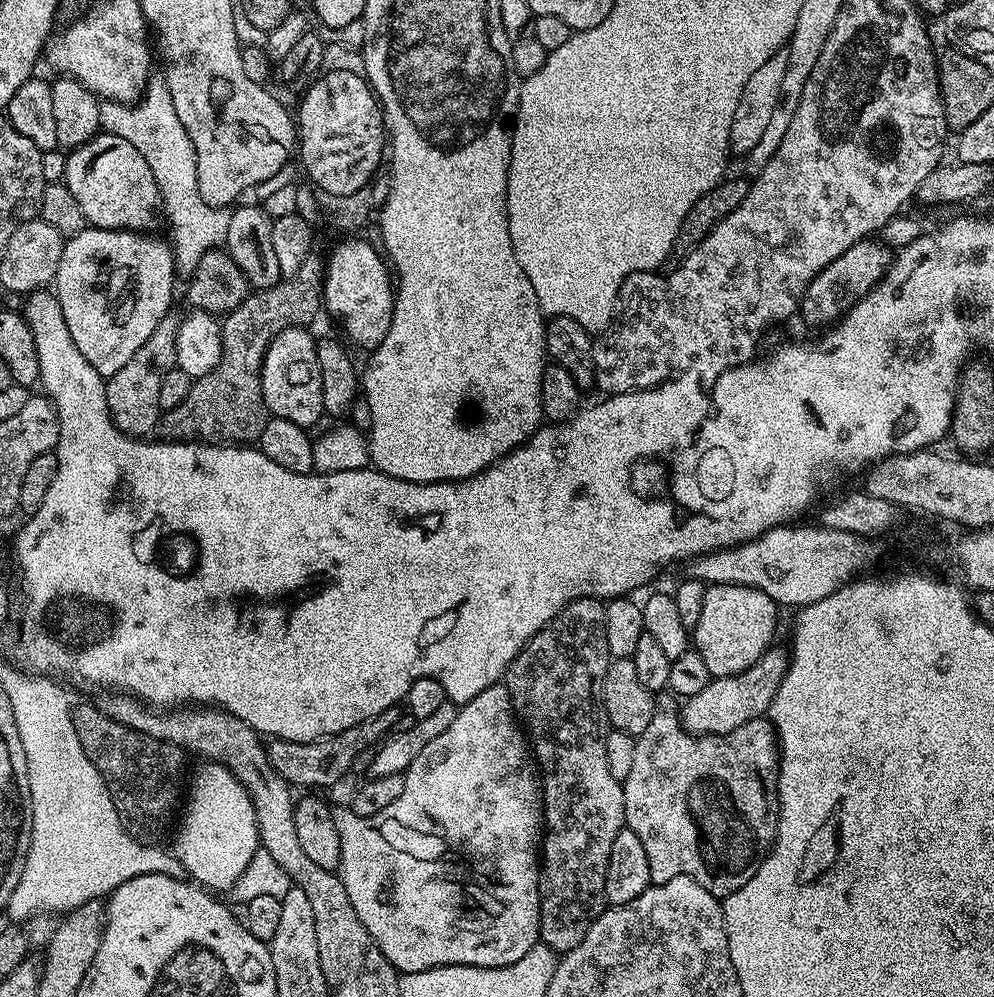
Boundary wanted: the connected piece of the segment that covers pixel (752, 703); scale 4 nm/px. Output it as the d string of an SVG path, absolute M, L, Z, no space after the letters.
M773 646L762 654L762 658L758 658L758 662L754 662L754 666L742 670L742 674L712 679L700 693L683 701L682 719L685 728L698 736L721 736L730 730L738 730L738 726L746 722L761 719L767 713L788 669L788 658L789 653L785 649L783 652L779 646Z

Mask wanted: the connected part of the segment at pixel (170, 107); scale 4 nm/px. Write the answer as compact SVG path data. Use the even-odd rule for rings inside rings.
M149 79L148 87L143 96L135 104L119 104L116 100L104 100L100 106L100 127L103 131L114 134L118 138L126 138L142 158L150 166L154 174L154 182L158 182L160 199L163 211L168 211L168 220L172 223L172 236L170 247L174 253L177 269L181 273L191 274L206 258L208 252L217 251L224 244L226 234L230 230L231 211L228 208L212 208L206 202L202 202L202 194L198 194L198 174L196 173L196 155L194 154L194 142L190 142L190 134L182 122L178 122L178 114L174 110L174 102L170 98L170 90L163 79Z

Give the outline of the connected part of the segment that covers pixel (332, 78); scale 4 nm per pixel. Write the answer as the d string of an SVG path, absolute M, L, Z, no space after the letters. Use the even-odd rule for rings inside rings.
M351 70L321 72L308 85L299 100L298 164L301 169L304 167L305 177L309 181L319 180L324 188L329 188L332 192L348 193L352 192L353 188L359 188L360 184L364 183L365 176L374 176L376 167L382 161L380 151L383 148L385 151L386 148L386 125L380 101L367 79Z

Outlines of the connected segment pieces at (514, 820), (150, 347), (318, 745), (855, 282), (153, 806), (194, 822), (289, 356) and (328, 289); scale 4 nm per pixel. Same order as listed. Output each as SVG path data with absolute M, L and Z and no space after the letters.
M497 682L486 690L482 690L482 694L478 694L478 698L463 701L463 703L459 705L454 722L450 722L450 726L446 730L442 730L442 734L438 734L438 738L434 738L434 742L430 742L430 746L426 746L422 749L422 754L418 754L418 758L414 758L414 762L410 762L410 766L407 772L403 773L403 777L404 789L402 790L402 794L396 801L390 802L390 806L386 806L386 810L378 810L378 814L374 814L373 816L359 816L358 814L354 814L351 807L348 806L344 806L344 808L336 806L332 809L334 827L338 830L338 838L342 846L338 875L340 881L346 886L346 894L350 894L350 906L354 906L354 914L358 914L358 922L362 922L362 926L366 926L366 934L370 934L370 938L378 946L378 950L396 967L397 973L400 974L406 972L425 972L431 968L442 968L446 964L465 964L466 966L474 966L475 968L501 968L502 966L510 966L514 962L518 962L518 958L524 957L540 939L542 784L538 779L537 769L534 767L534 757L526 739L526 733L523 727L518 723L516 713L512 710L512 703L510 702L510 694L508 693L507 686L503 682Z
M169 314L158 322L154 334L146 338L142 350L118 370L118 374L107 377L106 380L106 402L112 415L112 420L128 436L137 438L151 437L151 432L157 431L162 415L160 408L160 371L163 368L172 368L176 363L175 344L177 317Z
M399 707L387 708L382 710L382 714L374 714L374 718L366 718L350 726L350 730L342 730L338 734L330 734L317 740L269 739L266 749L270 766L274 766L274 770L278 770L278 774L283 780L288 781L289 785L305 784L308 787L305 789L308 790L324 790L320 788L338 783L364 751L367 753L373 746L379 745L392 732L394 722L398 722L400 713Z
M879 238L854 242L854 246L846 250L846 254L838 254L838 258L834 258L834 262L830 262L830 266L823 268L810 282L810 286L806 286L800 300L799 315L804 315L805 322L812 328L823 329L835 324L888 273L893 259L893 249Z
M92 704L72 708L78 742L82 742L82 750L86 750L90 762L94 762L112 791L112 801L124 829L144 844L159 845L172 820L176 799L182 796L180 771L184 768L185 753L177 744L167 744L165 740L155 740L130 726L122 726L122 722L114 722L107 712L97 705L96 708Z
M211 762L201 765L192 776L192 789L186 792L188 805L184 808L180 829L176 832L174 855L199 887L230 890L246 866L250 866L250 858L254 858L260 847L258 818L254 814L254 802L250 802L250 794L246 794L246 786L238 782L229 768Z
M293 326L282 330L270 342L270 346L264 355L264 364L260 367L260 381L262 382L262 394L269 413L278 418L286 418L286 422L294 422L304 429L311 429L311 424L316 424L320 416L325 415L322 402L322 370L318 370L318 350L316 349L317 337L308 333L304 326Z
M363 238L344 240L332 248L332 253L326 256L324 265L324 302L323 307L338 323L344 327L344 332L356 344L361 344L365 350L376 348L386 338L392 321L392 305L394 303L394 280L390 275L389 265L385 257L374 251Z

